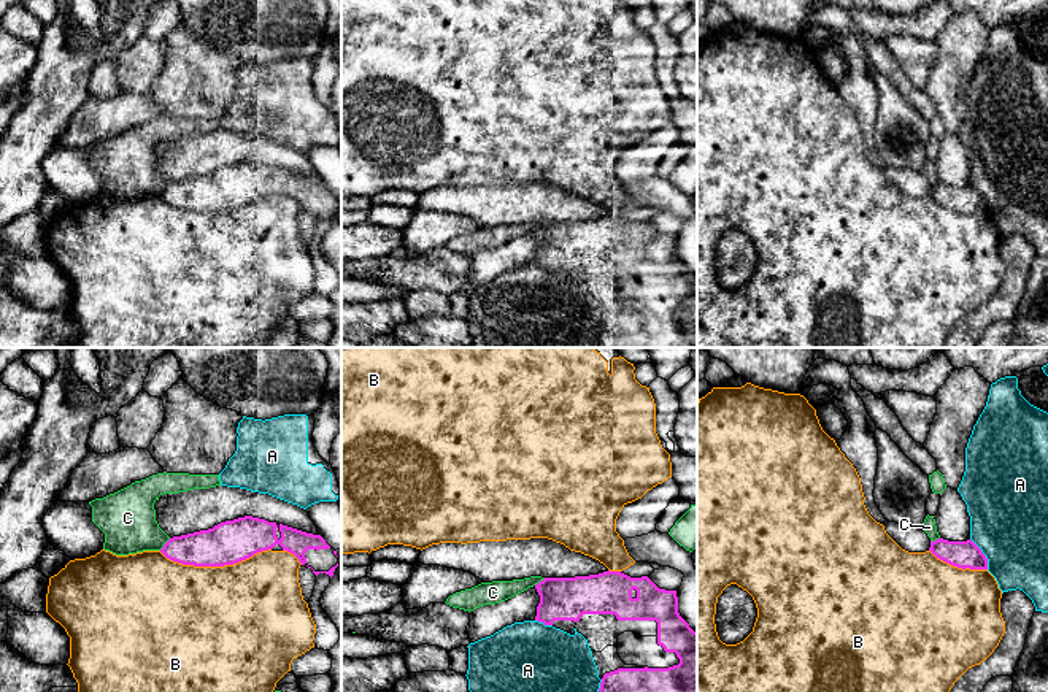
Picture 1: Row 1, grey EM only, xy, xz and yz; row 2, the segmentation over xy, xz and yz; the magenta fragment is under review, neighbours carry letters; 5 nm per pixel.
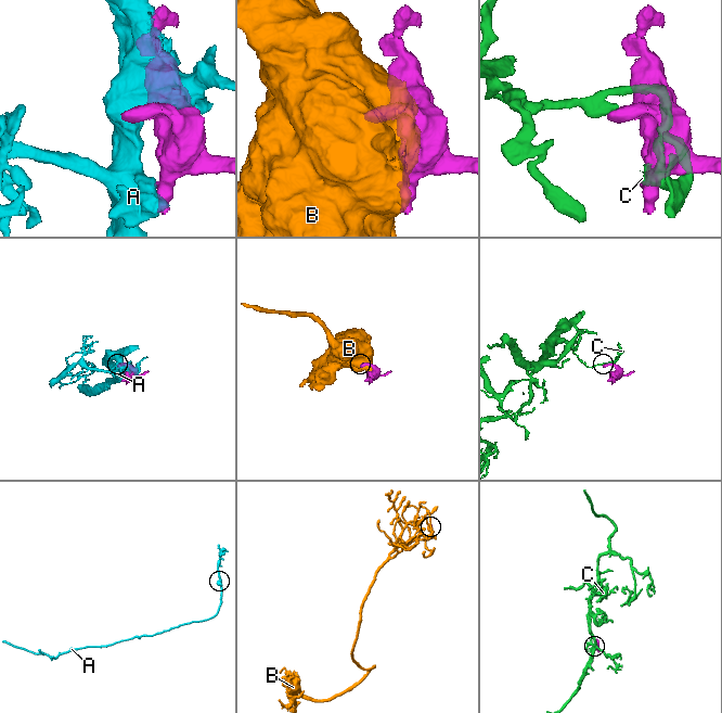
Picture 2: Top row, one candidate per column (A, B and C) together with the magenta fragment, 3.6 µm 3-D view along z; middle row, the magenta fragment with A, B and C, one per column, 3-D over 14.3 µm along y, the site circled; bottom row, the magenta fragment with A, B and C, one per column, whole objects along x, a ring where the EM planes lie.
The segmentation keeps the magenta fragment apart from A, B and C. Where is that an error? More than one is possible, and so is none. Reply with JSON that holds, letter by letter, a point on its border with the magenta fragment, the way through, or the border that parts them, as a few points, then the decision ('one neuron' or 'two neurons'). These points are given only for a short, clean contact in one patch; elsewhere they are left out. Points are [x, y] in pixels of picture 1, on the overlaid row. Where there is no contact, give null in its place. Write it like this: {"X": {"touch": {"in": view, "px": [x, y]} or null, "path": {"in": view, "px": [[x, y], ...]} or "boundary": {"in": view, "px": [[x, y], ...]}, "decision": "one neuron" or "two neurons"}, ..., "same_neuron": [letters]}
{"A": {"touch": {"in": "yz", "px": [983, 554]}, "decision": "two neurons"}, "B": {"touch": {"in": "xy", "px": [215, 565]}, "decision": "two neurons"}, "C": {"touch": {"in": "xy", "px": [164, 545]}, "boundary": {"in": "xy", "px": [[170, 538], [159, 549]]}, "decision": "two neurons"}, "same_neuron": []}

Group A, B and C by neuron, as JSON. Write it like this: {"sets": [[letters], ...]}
{"sets": [["A"], ["B"], ["C"]]}

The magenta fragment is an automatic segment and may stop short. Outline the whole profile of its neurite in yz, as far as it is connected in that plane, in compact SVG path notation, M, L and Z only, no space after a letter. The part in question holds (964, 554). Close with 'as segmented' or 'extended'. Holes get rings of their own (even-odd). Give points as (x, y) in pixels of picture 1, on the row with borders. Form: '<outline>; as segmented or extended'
M938 538L930 541L929 551L940 560L957 567L970 570L988 570L988 559L981 549L972 541L948 541Z; as segmented

